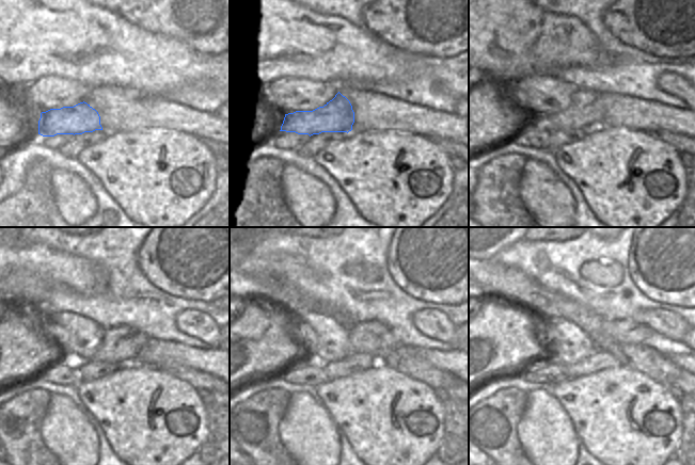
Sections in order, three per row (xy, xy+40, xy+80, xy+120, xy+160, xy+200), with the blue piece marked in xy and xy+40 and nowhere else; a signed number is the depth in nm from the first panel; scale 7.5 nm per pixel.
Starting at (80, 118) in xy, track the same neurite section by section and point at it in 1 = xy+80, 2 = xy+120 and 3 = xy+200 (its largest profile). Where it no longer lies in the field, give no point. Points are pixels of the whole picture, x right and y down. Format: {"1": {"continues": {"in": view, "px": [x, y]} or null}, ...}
{"1": {"continues": {"in": "xy+80", "px": [585, 111]}}, "2": {"continues": {"in": "xy+120", "px": [120, 345]}}, "3": {"continues": {"in": "xy+200", "px": [627, 331]}}}

